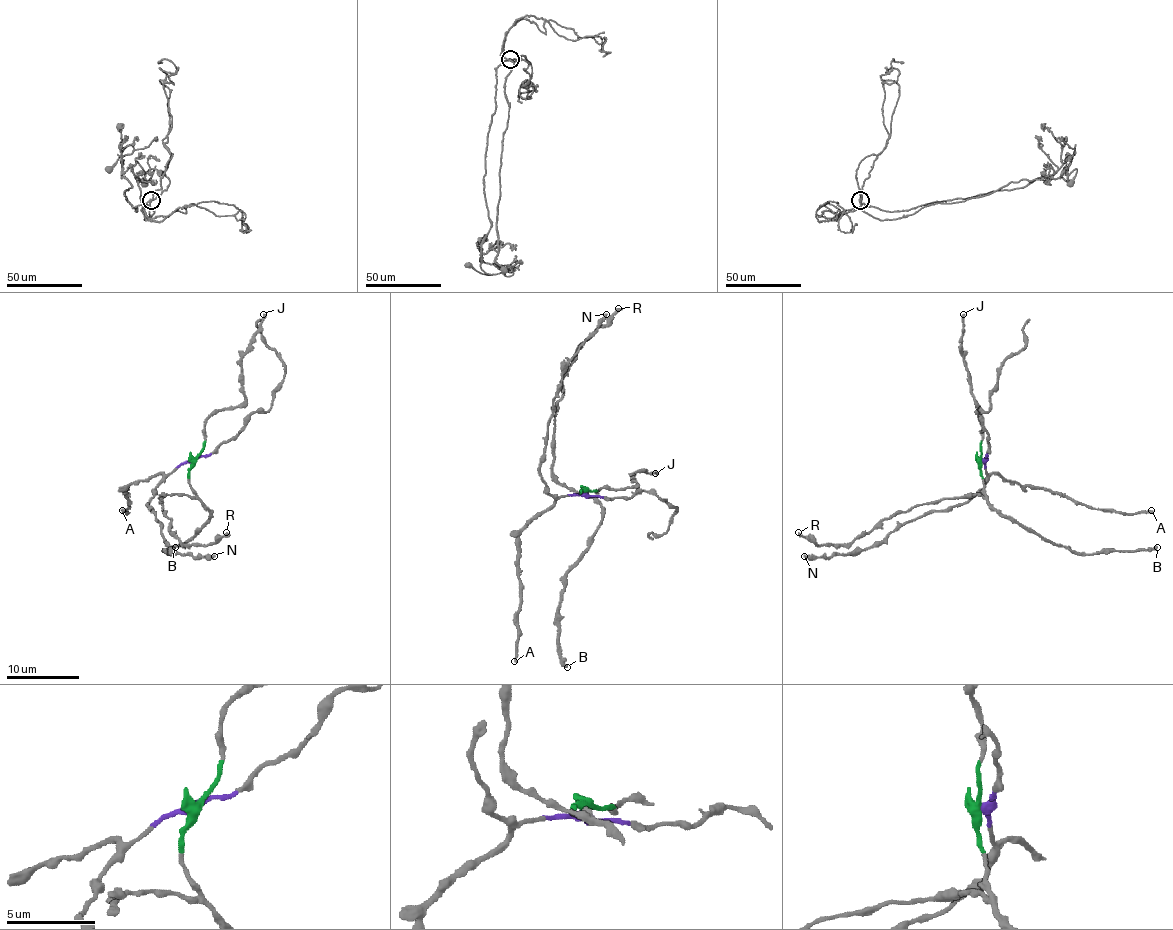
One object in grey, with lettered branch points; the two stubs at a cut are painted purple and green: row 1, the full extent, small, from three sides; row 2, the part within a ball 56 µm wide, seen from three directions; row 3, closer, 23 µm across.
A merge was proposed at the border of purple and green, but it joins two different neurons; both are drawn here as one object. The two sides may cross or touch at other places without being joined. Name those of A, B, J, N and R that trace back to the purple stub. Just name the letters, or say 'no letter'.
A, N

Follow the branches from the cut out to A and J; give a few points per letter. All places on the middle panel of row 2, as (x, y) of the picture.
A: (586, 490), (561, 496), (519, 535), (518, 647), (514, 662)
J: (586, 490), (630, 488), (637, 483), (633, 474), (655, 474)

